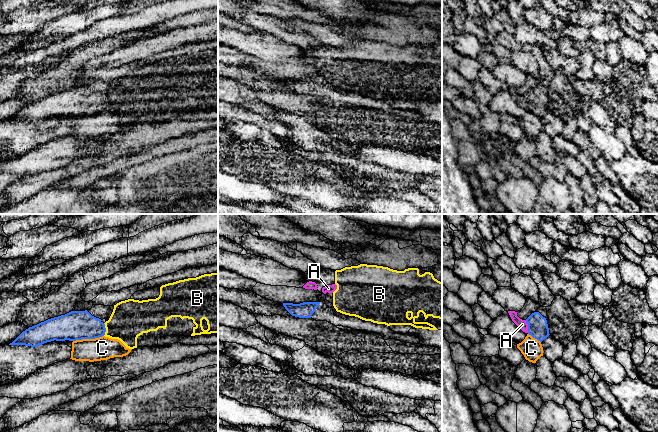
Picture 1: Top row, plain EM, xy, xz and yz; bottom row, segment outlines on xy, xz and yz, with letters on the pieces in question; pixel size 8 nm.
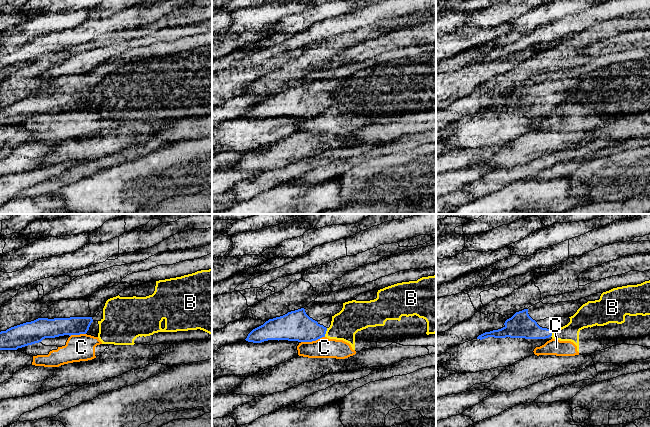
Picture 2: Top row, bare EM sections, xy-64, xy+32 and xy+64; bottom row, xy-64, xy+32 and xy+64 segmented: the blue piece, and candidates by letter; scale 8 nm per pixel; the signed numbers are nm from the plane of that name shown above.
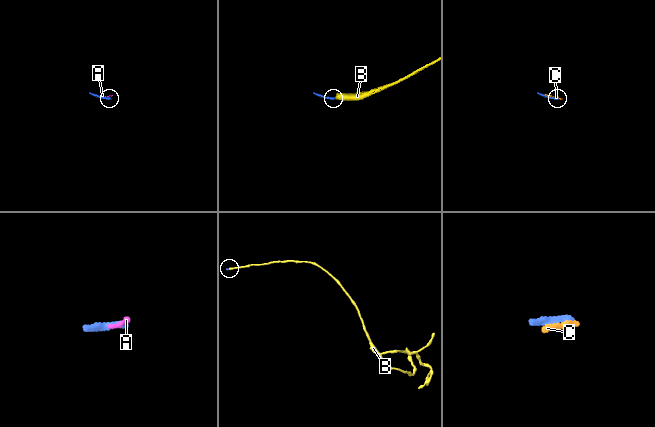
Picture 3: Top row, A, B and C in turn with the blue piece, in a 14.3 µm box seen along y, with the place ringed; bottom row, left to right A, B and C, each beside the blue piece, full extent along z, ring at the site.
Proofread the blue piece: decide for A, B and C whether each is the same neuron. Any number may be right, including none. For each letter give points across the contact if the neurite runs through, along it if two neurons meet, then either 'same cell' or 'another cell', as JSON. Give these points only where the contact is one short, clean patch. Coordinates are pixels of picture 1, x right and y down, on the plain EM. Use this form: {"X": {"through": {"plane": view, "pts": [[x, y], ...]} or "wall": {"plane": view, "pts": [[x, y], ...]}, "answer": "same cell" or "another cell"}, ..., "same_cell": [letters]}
{"A": {"wall": {"plane": "yz", "pts": [[524, 96], [528, 102], [528, 108]]}, "answer": "another cell"}, "B": {"wall": {"plane": "xy", "pts": [[103, 99], [105, 104], [104, 111]]}, "answer": "another cell"}, "C": {"wall": {"plane": "xy", "pts": [[103, 111], [97, 114], [82, 114], [73, 117]]}, "answer": "another cell"}, "same_cell": []}

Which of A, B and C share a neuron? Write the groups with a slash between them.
A B / C

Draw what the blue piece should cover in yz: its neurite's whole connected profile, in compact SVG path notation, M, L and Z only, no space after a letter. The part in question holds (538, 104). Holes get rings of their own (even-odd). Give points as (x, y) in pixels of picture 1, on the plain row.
M540 82L525 96L528 100L528 110L540 118L550 111L546 92L546 83Z

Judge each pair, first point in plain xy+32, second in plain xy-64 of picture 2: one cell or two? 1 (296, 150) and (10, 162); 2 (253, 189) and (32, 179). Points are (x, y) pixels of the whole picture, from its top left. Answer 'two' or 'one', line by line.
1: one
2: one

